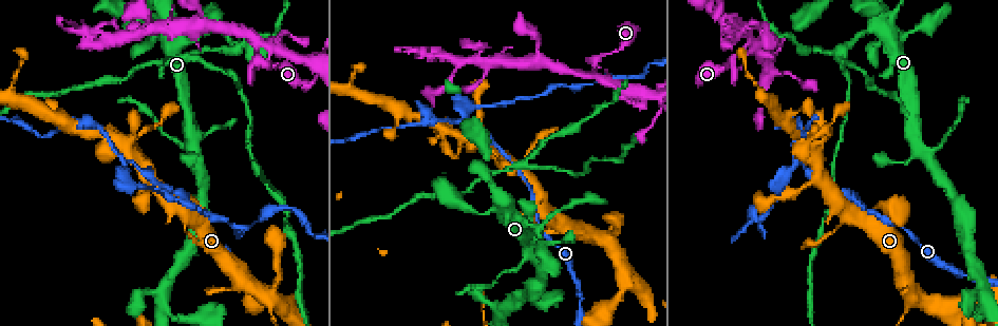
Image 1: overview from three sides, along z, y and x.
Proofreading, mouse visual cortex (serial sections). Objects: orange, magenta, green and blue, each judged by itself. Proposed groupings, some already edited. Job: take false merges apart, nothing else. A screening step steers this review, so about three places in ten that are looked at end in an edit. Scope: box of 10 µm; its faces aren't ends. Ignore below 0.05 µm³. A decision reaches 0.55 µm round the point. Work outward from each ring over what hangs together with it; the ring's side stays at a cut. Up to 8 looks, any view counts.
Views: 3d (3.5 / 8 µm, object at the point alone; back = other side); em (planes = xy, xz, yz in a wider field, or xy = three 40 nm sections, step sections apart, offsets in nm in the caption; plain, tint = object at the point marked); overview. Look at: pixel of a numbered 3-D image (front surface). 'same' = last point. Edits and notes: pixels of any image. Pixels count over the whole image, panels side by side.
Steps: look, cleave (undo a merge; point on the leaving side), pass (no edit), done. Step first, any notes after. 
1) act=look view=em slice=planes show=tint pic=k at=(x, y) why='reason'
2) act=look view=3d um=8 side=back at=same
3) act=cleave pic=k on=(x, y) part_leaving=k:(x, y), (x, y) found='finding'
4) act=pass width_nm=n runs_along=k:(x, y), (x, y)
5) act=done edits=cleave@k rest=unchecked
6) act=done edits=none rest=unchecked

act=look view=3d um=3.5 pic=1 at=(926, 158)

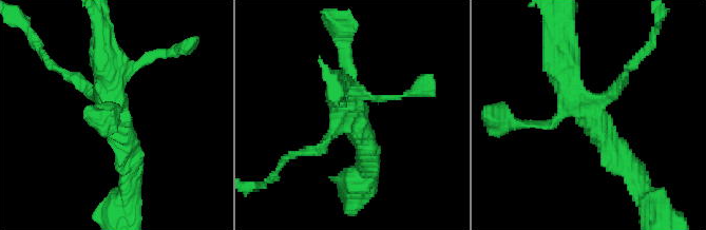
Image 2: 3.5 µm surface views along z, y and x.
act=look view=em slice=planes show=tint pic=2 at=(586, 109) arms=4 arm_widths_nm=150,150,350,350

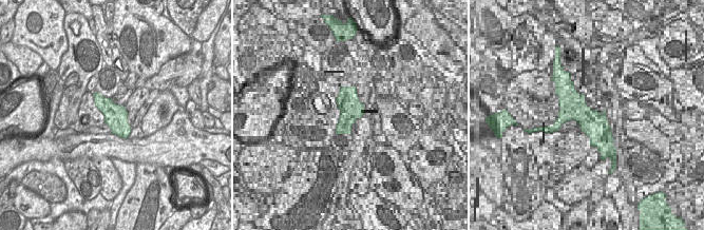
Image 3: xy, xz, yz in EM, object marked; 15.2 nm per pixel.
act=cleave pic=2 on=(64, 73) found='two cells meet here'

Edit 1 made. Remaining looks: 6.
act=look view=overview why='redraw'

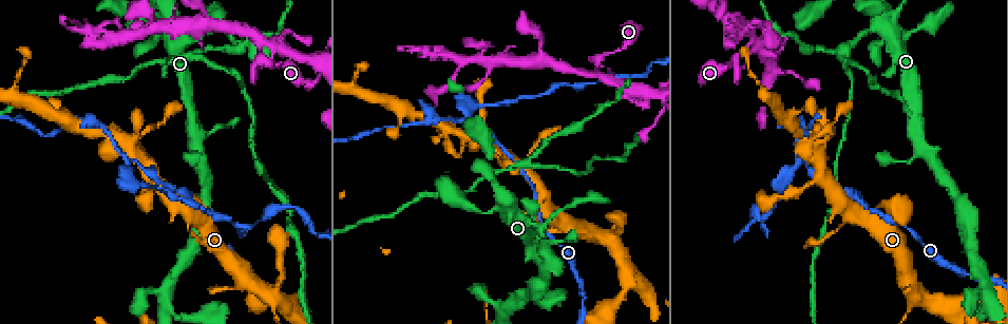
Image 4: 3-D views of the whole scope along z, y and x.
act=look view=3d um=3.5 pic=4 at=(166, 17) why='narrows sharply'

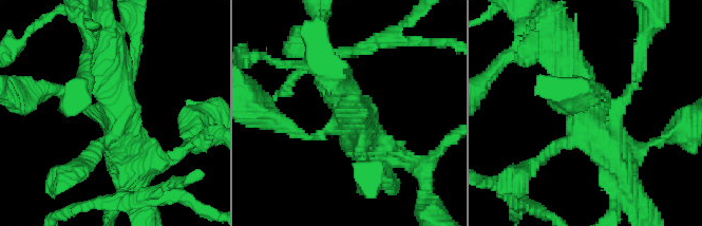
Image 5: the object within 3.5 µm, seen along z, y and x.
act=look view=em slice=xy step=3 show=tint pic=5 at=(111, 110) why='now the EM'

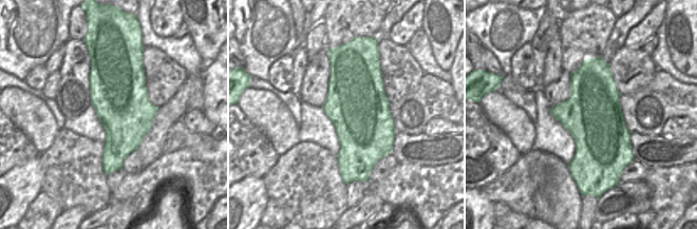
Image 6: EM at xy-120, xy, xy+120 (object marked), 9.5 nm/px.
act=pass width_nm=600 runs_along=5:(134, 187), (121, 121), (70, 99) found='continuous, no second cell'

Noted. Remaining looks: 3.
act=look view=3d um=3.5 side=back pic=4 at=(749, 45) why='three-way junction'

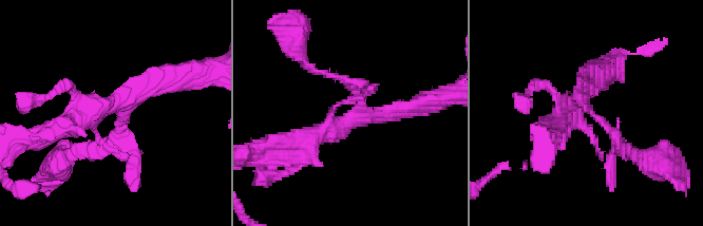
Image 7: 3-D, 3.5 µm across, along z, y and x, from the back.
act=look view=em slice=xy step=3 show=tint pic=7 at=(359, 116)

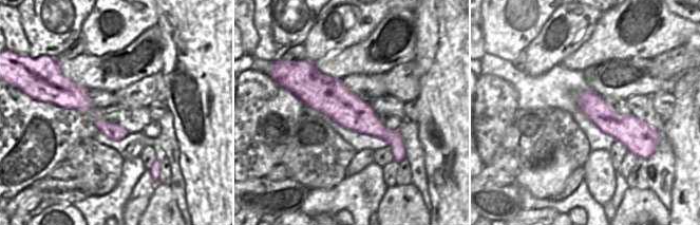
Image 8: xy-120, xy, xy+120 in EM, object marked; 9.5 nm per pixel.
act=pass found='one cell here'

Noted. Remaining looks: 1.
act=done edits=cleave@2 rest=unchecked

